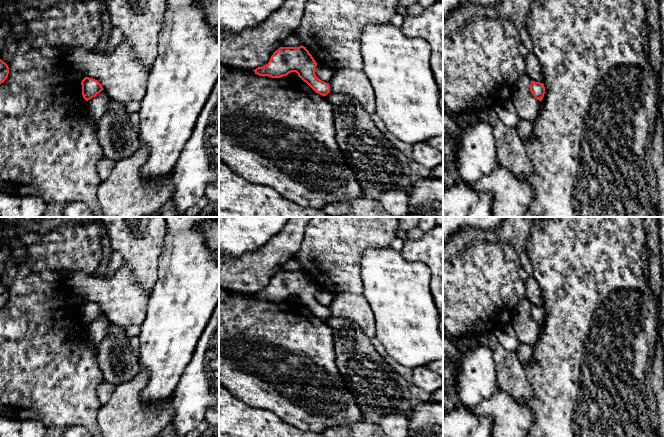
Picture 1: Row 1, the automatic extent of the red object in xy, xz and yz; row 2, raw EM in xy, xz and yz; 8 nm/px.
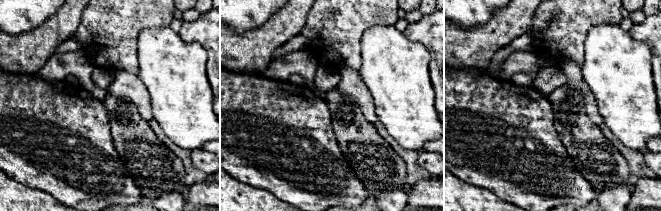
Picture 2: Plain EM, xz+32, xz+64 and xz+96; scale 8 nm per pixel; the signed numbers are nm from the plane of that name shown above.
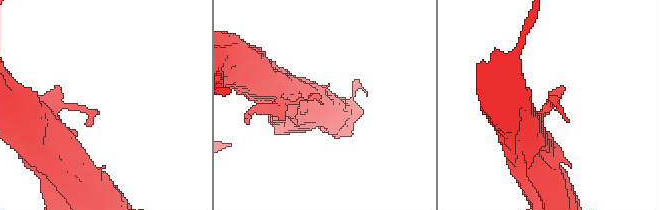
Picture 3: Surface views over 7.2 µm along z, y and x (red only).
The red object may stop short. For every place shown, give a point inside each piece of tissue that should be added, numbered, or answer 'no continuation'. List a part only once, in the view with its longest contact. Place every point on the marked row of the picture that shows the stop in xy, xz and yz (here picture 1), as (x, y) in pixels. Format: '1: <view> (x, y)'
no continuation

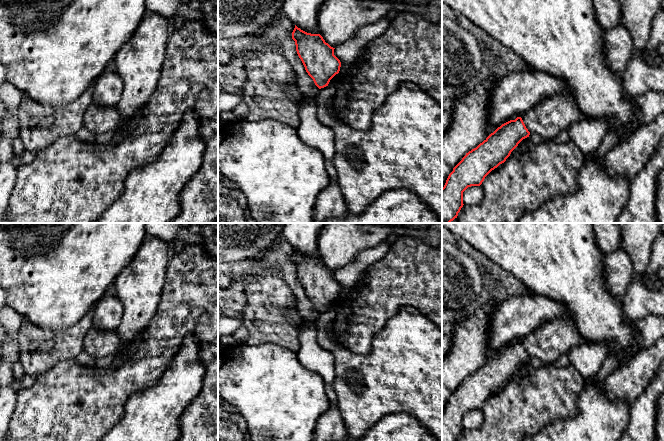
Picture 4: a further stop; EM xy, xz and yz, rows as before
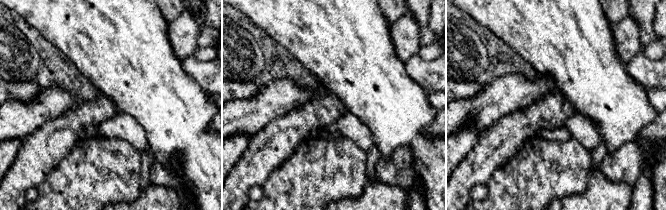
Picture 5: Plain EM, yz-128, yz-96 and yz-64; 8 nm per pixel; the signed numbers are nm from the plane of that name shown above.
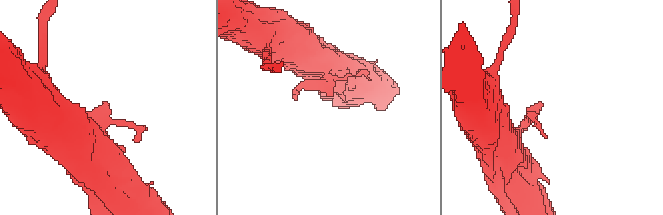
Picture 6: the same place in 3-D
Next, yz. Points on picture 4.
1: yz (551, 116)

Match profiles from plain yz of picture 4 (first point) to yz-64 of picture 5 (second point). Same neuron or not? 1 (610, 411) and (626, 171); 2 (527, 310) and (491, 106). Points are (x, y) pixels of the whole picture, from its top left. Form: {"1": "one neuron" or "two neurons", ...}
{"1": "two neurons", "2": "one neuron"}

